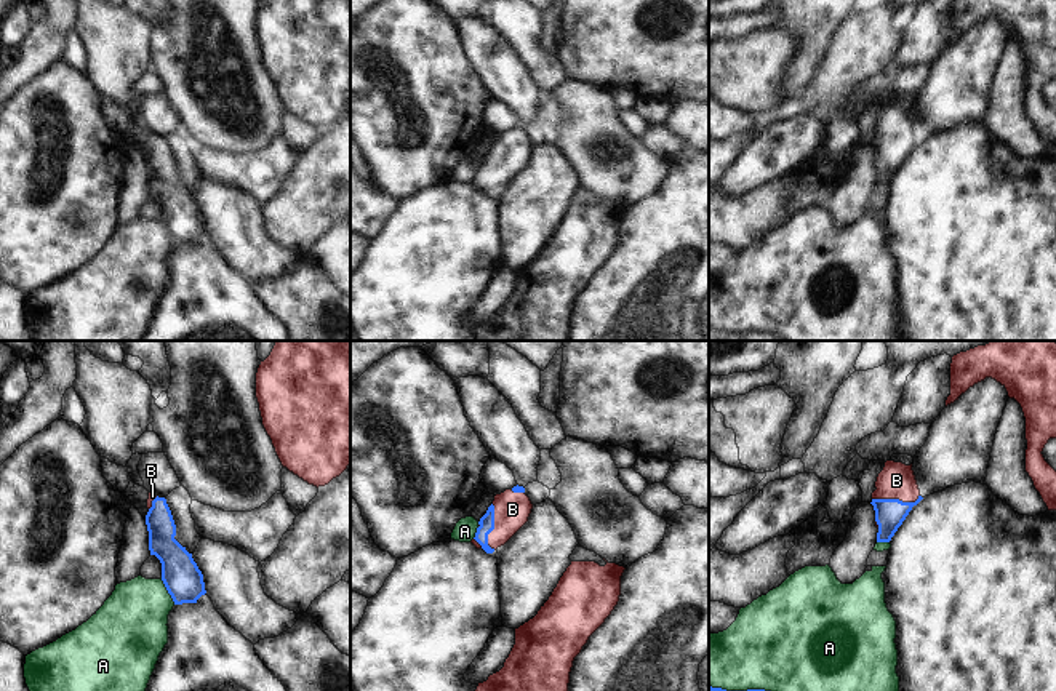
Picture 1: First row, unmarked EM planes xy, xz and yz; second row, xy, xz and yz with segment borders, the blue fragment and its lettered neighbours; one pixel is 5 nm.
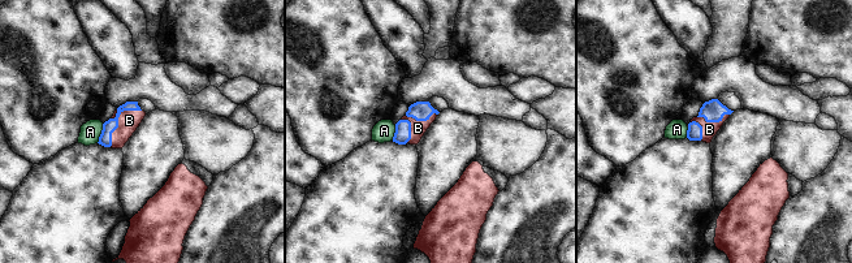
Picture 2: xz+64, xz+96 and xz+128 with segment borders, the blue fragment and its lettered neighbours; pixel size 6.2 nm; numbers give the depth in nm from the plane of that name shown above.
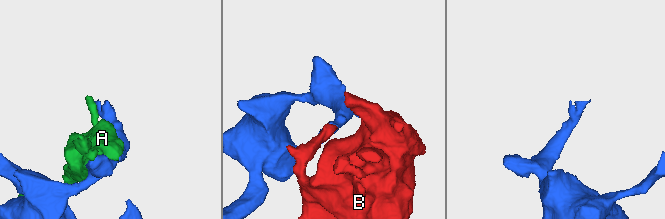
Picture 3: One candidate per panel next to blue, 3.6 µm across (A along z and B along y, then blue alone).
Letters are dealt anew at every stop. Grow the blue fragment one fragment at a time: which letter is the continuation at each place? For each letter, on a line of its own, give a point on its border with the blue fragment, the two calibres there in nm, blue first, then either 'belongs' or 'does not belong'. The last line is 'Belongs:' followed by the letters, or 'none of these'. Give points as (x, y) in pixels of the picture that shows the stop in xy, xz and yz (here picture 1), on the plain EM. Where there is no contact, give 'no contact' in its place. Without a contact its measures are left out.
A: meets blue in xy at (167, 231); 190 nm thick on the blue side, 360 nm on the other; does not belong
B: meets blue in yz at (896, 141); 150 nm thick on the blue side, 180 nm on the other; belongs
Belongs: B

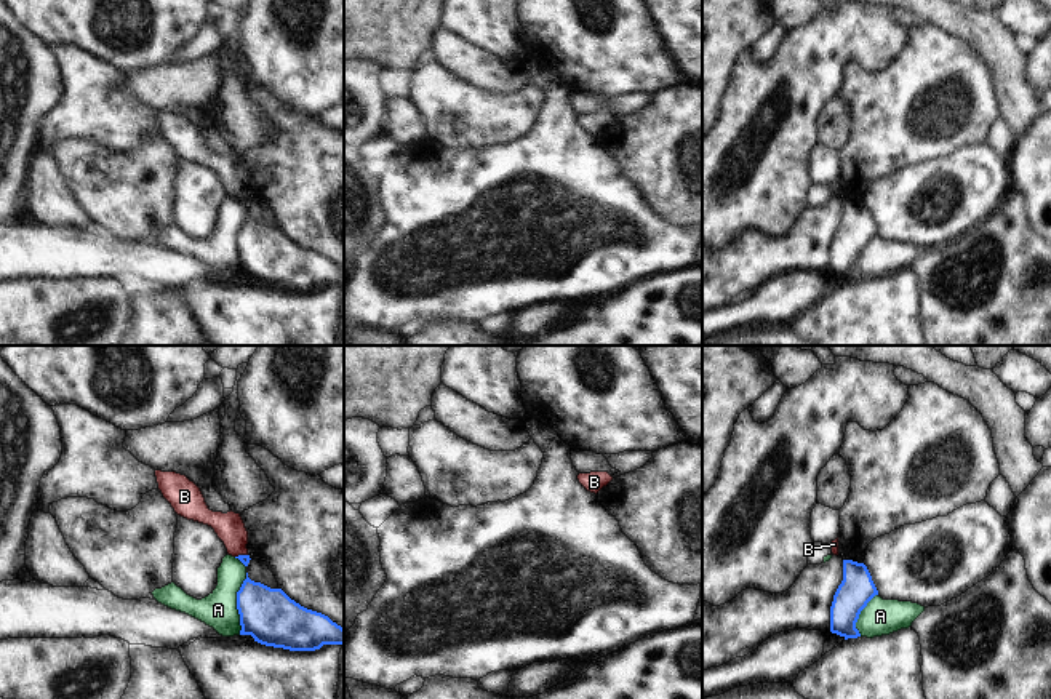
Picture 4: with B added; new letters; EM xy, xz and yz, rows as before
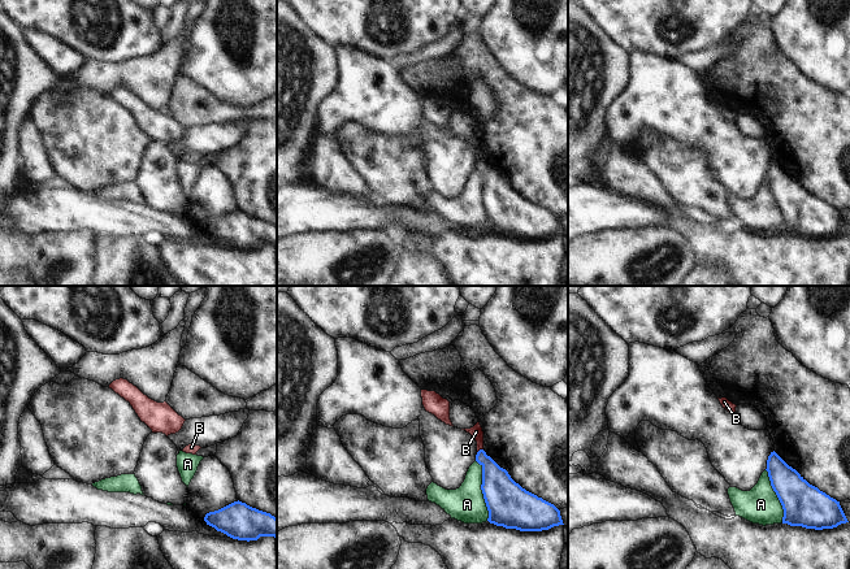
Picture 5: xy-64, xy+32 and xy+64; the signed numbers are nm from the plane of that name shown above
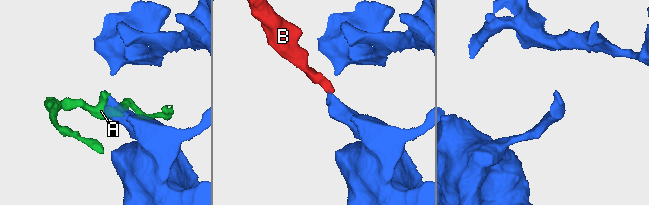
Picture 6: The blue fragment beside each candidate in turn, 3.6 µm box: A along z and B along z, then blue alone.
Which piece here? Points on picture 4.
A: meets blue in xy at (237, 245); 280 nm thick on the blue side, 180 nm on the other; does not belong
B: meets blue in xy at (240, 197); 50 nm thick on the blue side, 150 nm on the other; does not belong
Belongs: none of these

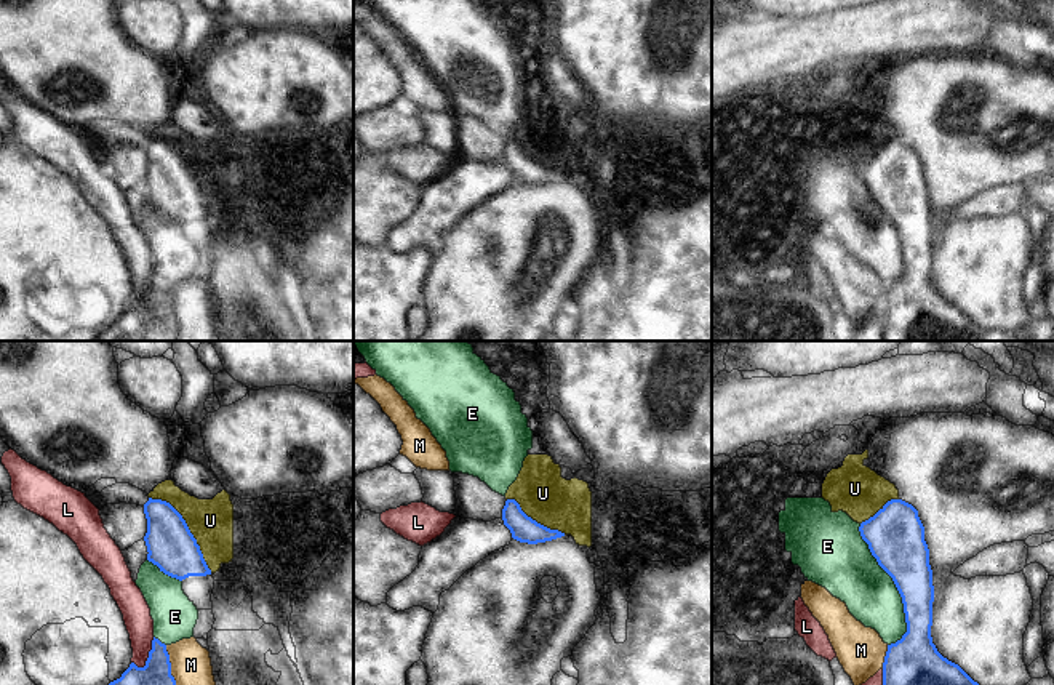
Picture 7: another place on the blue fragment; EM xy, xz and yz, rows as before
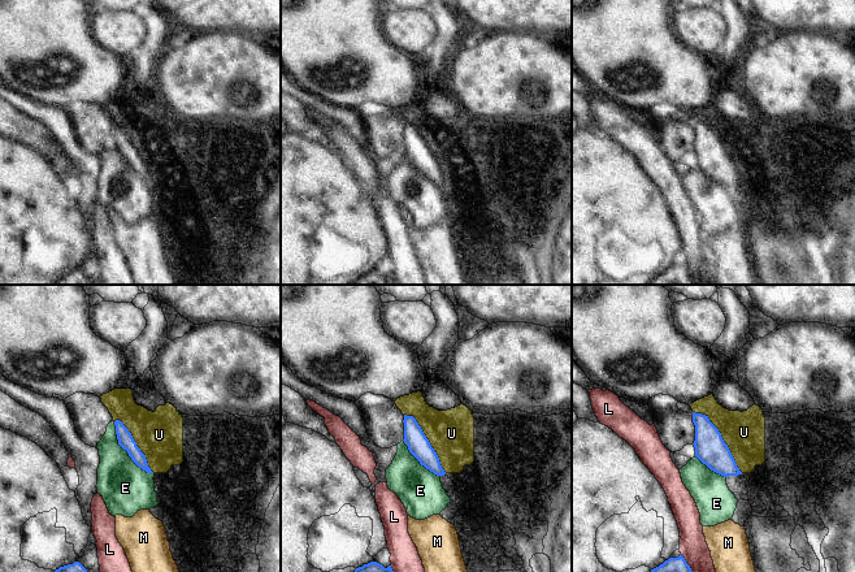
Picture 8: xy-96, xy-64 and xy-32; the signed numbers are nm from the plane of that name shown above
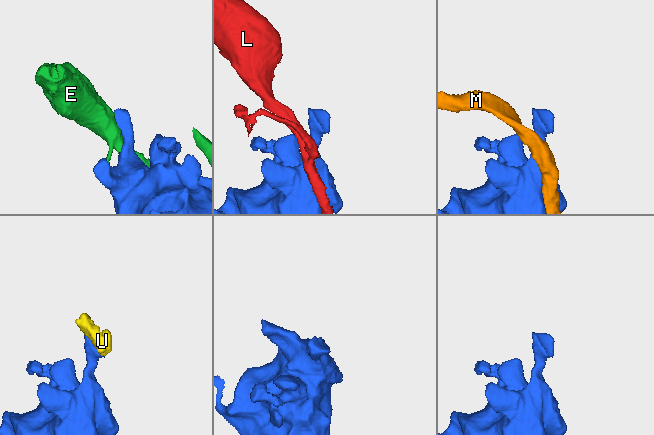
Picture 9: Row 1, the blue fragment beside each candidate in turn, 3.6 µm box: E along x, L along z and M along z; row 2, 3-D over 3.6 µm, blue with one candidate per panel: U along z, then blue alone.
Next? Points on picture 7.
E: meets blue in yz at (896, 228); 280 nm thick on the blue side, 280 nm on the other; does not belong
L: meets blue in xy at (149, 296); 320 nm thick on the blue side, 140 nm on the other; does not belong
M: meets blue in xy at (170, 314); 320 nm thick on the blue side, 220 nm on the other; does not belong
U: meets blue in xy at (187, 170); 240 nm thick on the blue side, 220 nm on the other; belongs
Belongs: U

